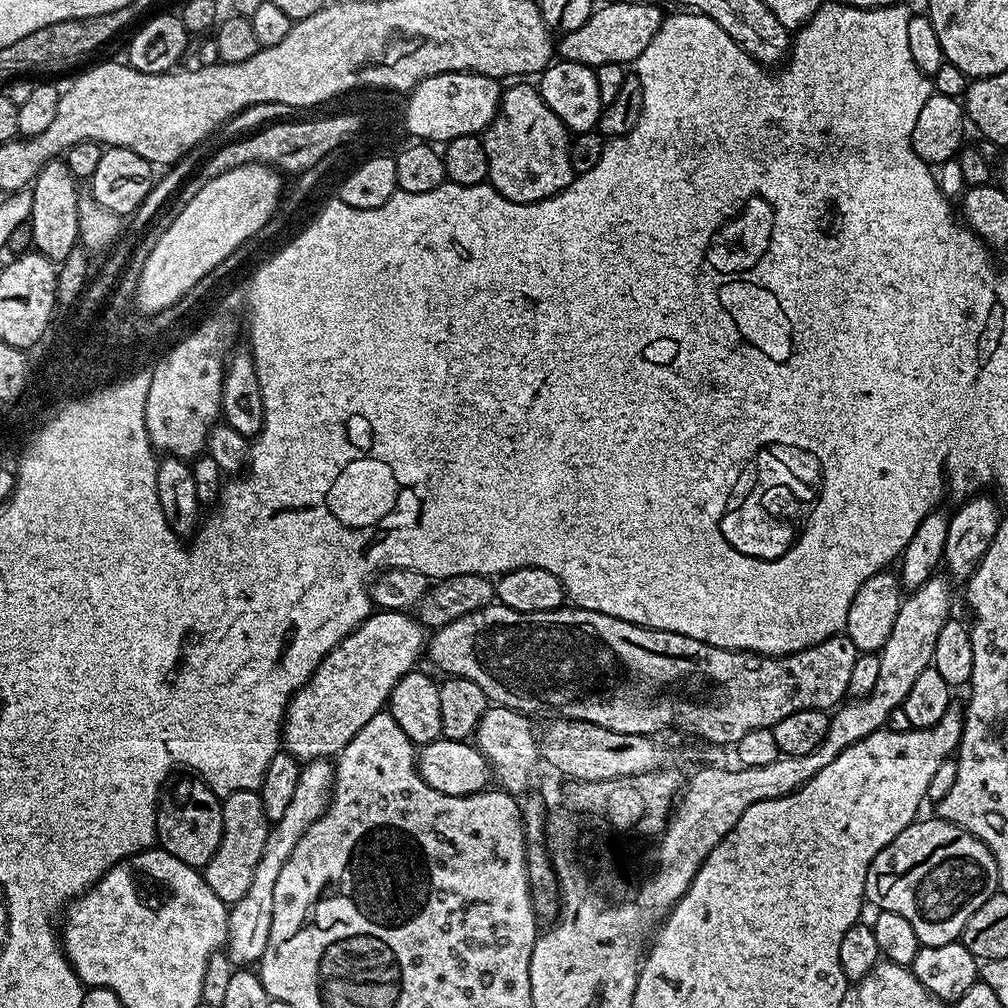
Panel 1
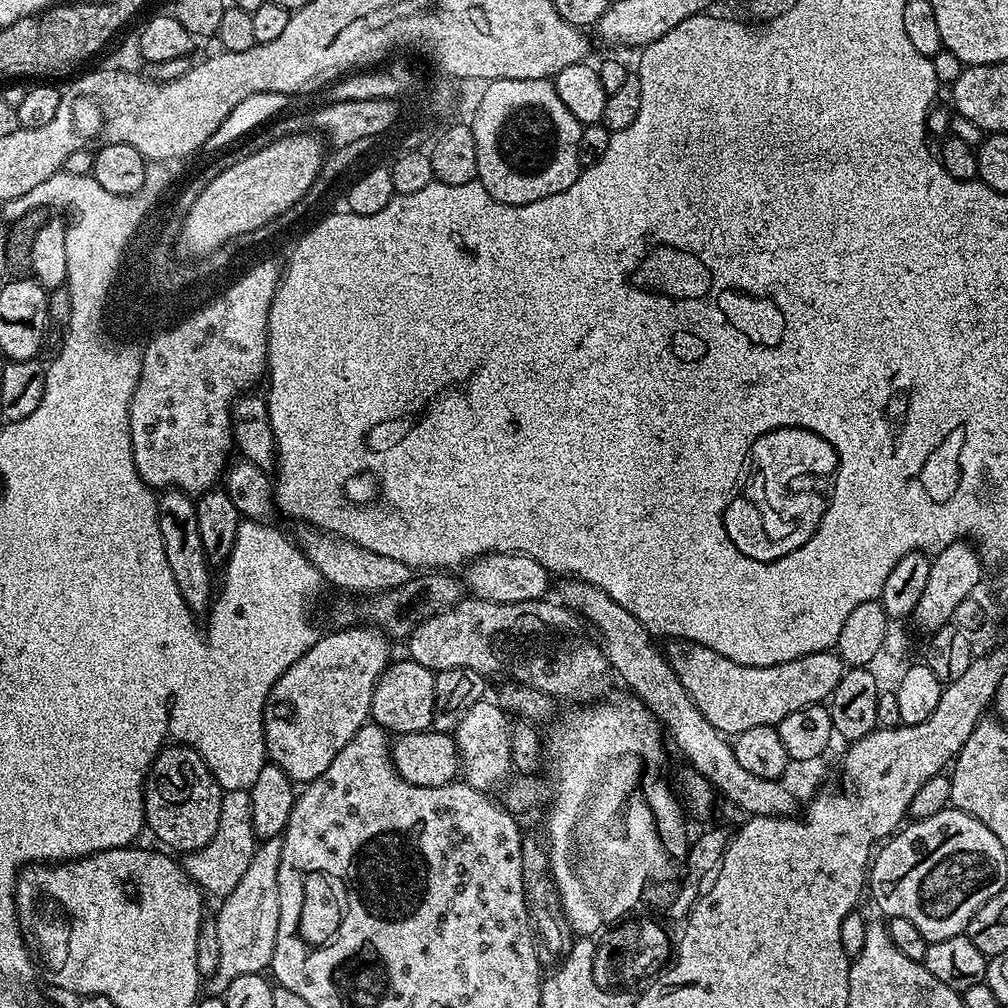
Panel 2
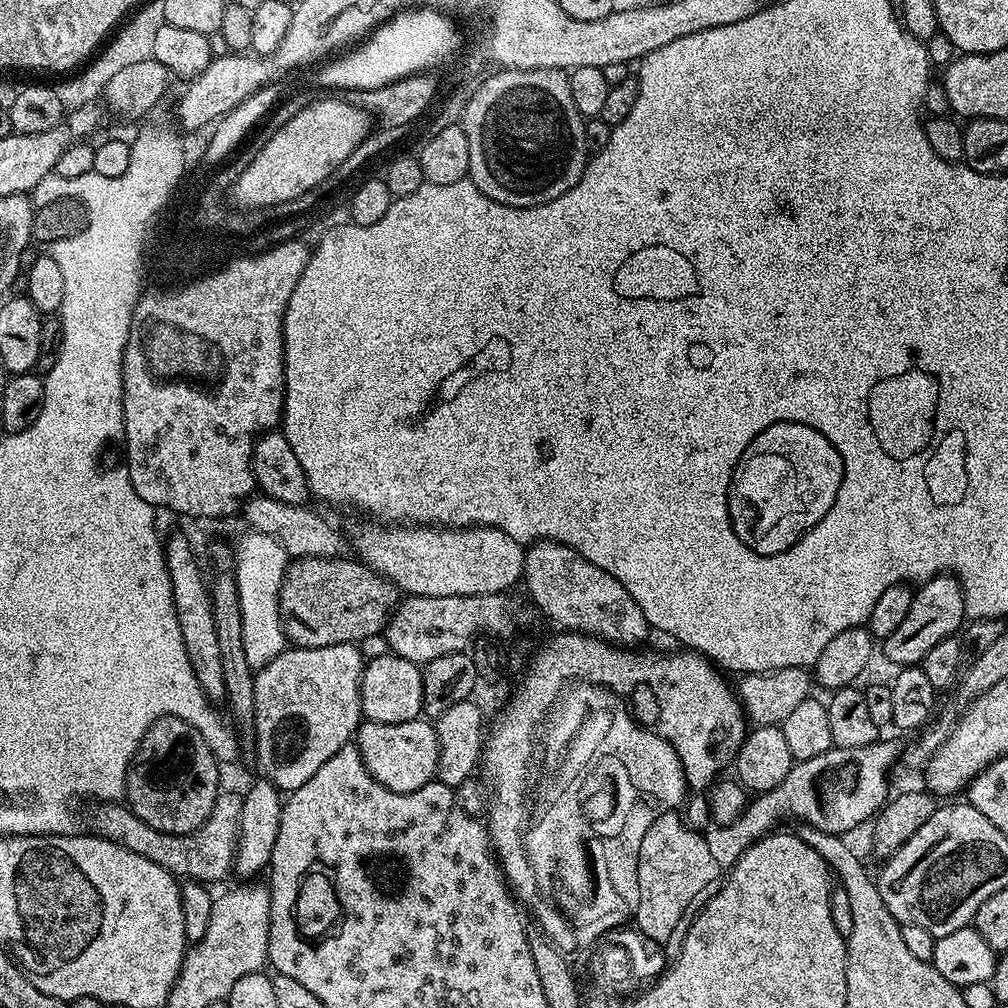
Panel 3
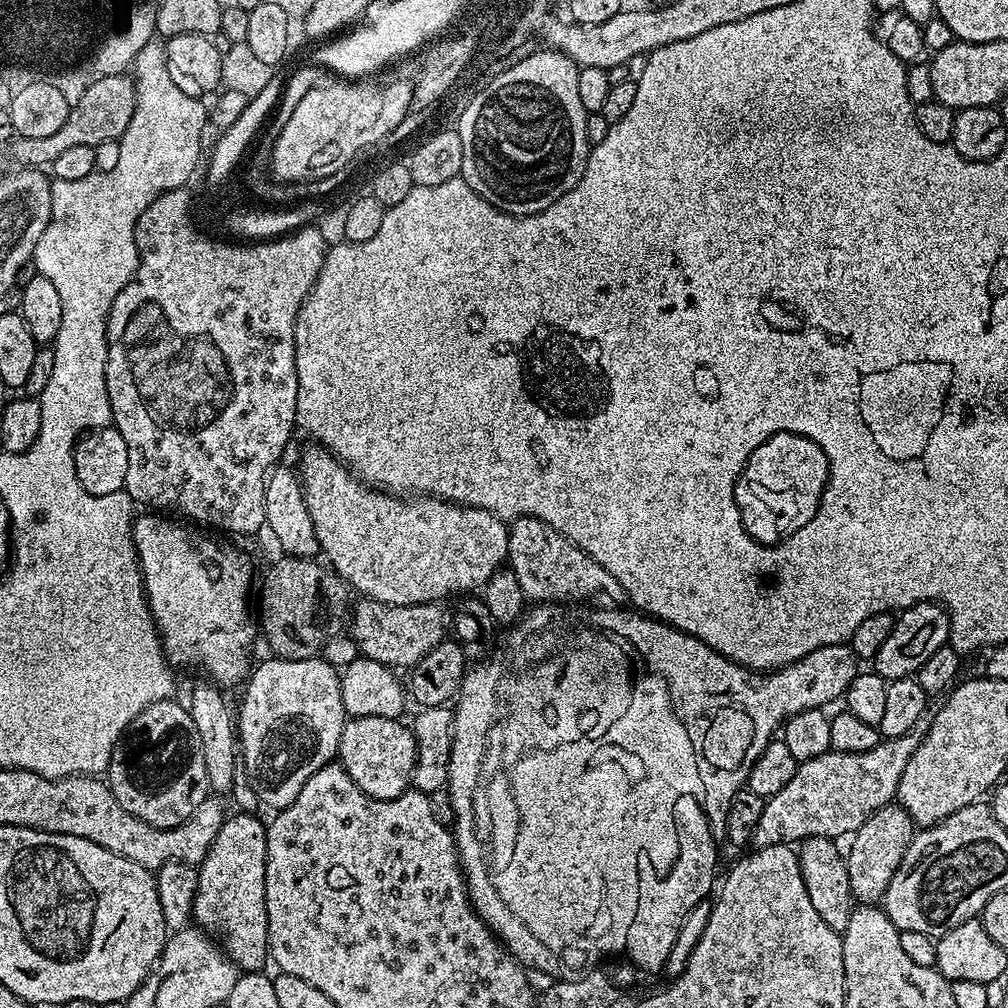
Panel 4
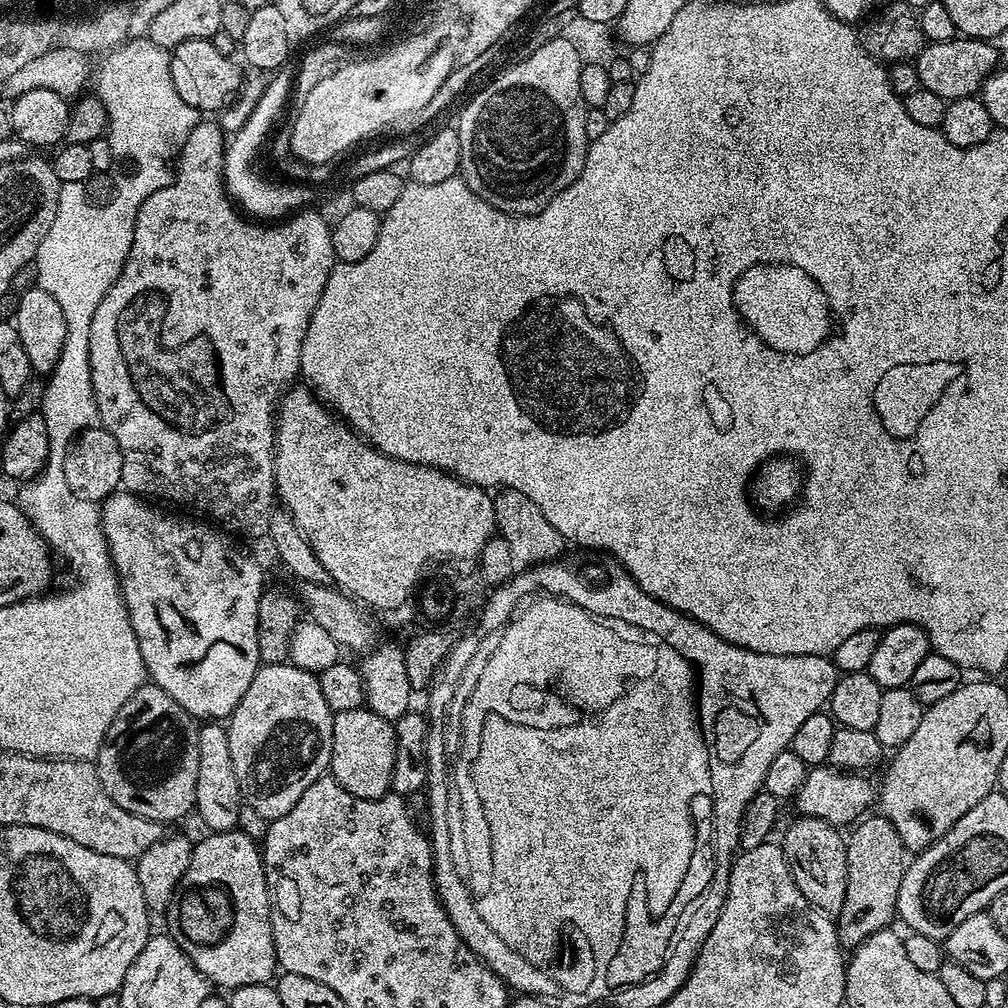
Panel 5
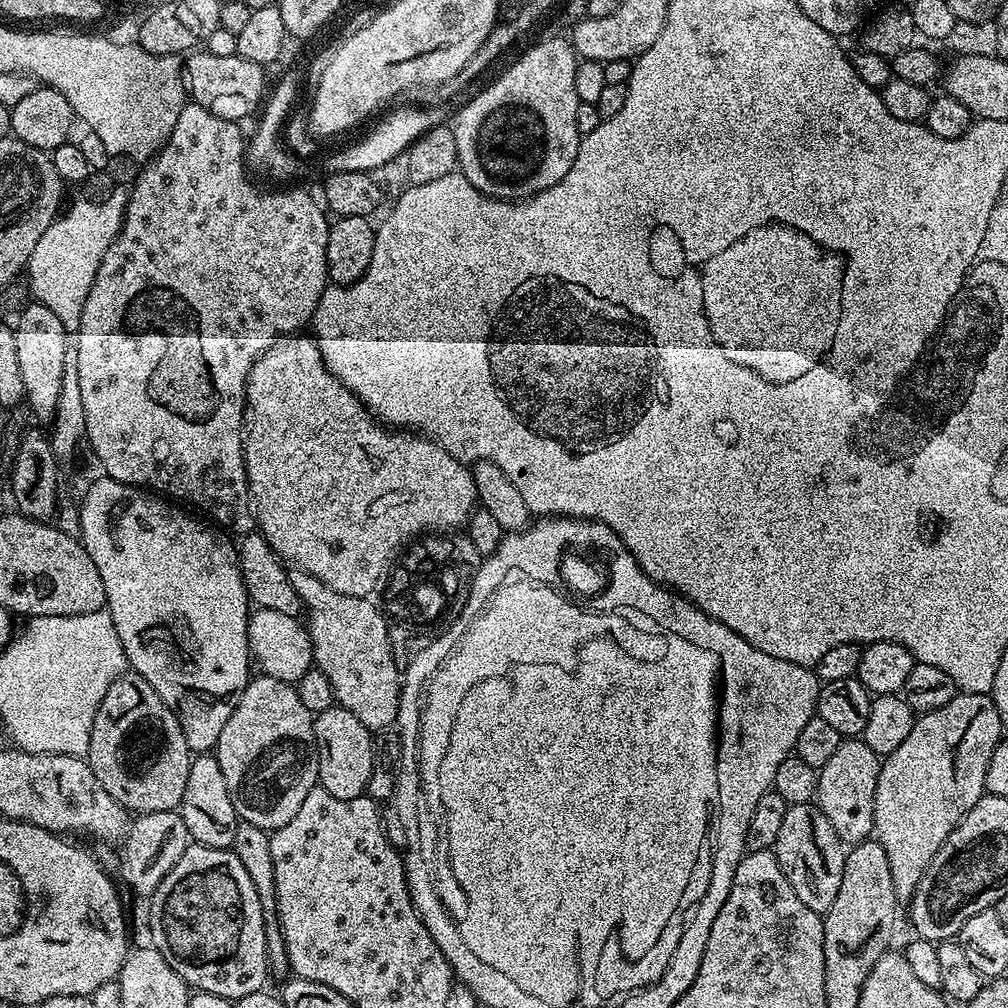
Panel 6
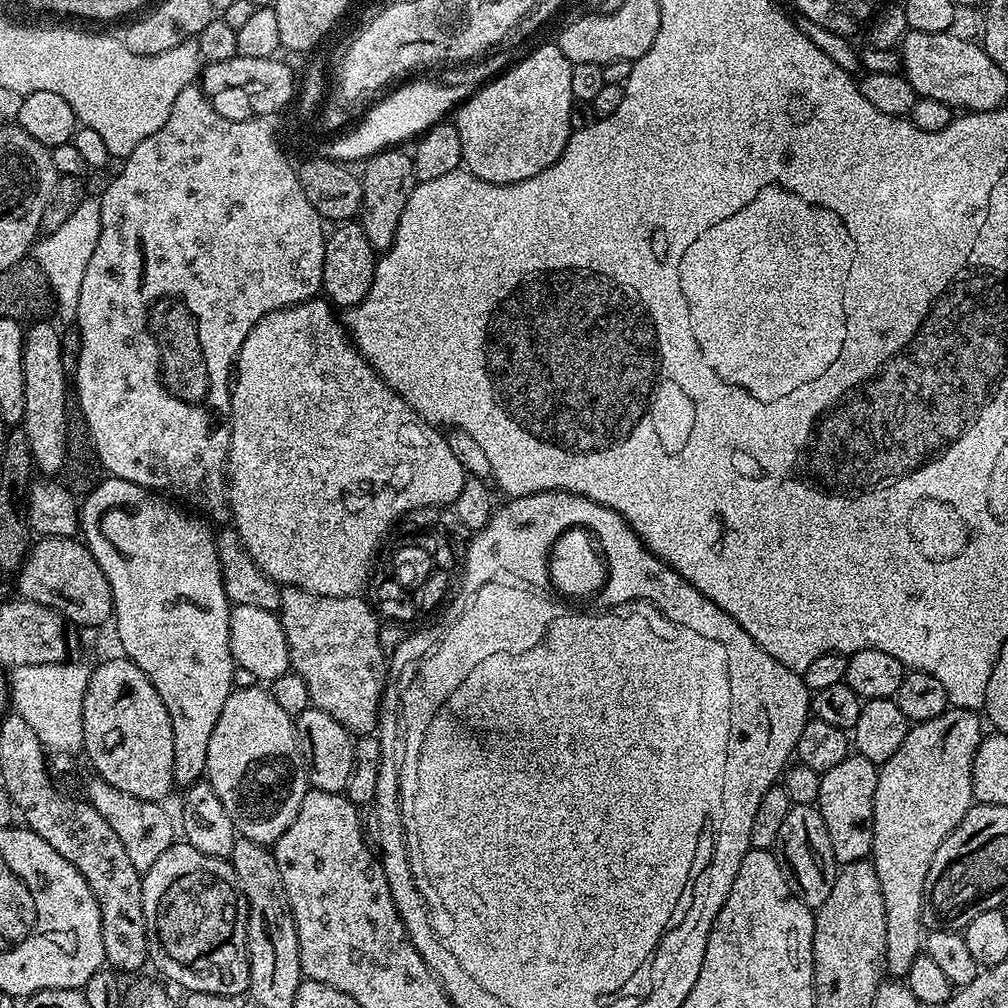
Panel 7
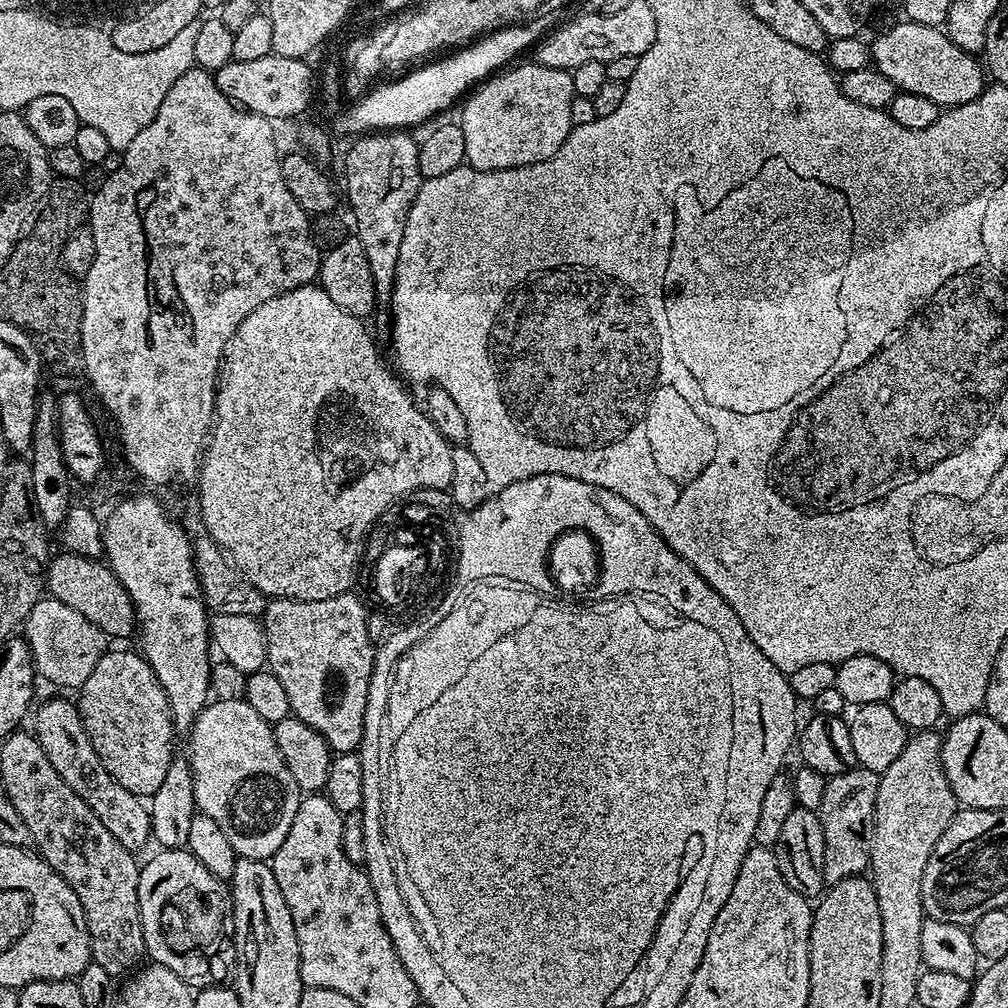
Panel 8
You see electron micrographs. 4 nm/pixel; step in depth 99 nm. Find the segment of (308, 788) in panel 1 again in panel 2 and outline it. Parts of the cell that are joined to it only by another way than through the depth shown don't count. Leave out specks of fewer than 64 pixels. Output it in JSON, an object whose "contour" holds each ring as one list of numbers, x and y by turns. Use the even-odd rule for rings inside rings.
{"contour":[[279,838,257,843,254,858,250,858,250,866,246,866,246,874,242,874,232,893,219,901,220,909,214,921,218,934,218,970,214,977,217,989,227,988,228,983,242,974,263,973,272,963,274,938,278,938,278,858,282,858,282,842]]}

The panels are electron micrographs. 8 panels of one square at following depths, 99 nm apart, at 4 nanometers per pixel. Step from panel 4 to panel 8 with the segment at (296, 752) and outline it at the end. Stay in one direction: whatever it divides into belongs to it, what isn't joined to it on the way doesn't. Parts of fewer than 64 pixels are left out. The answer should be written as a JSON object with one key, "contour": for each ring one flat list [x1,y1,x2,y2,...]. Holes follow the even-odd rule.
{"contour":[[213,699,196,715,192,730,186,736,186,755,188,765,192,768,197,809,203,815,214,818,218,826,222,826,222,831,226,838,230,838,230,846,234,846,237,857,259,860,271,858,278,846,286,842,286,834,290,834,294,814,298,814,302,793,298,782,294,782,294,774,290,774,278,750,278,742,272,729,273,725,268,724,266,718,262,718,262,714,258,714,247,700]]}

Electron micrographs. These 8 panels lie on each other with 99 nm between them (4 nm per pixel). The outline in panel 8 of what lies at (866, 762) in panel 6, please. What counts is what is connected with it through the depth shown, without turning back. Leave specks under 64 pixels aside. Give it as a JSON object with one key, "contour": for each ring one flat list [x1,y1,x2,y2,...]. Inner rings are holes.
{"contour":[[859,766,827,777,826,794,822,794,822,806,818,813,826,846,826,854,822,857,825,885,831,886,848,876,858,876,869,871,879,781,879,772]]}

